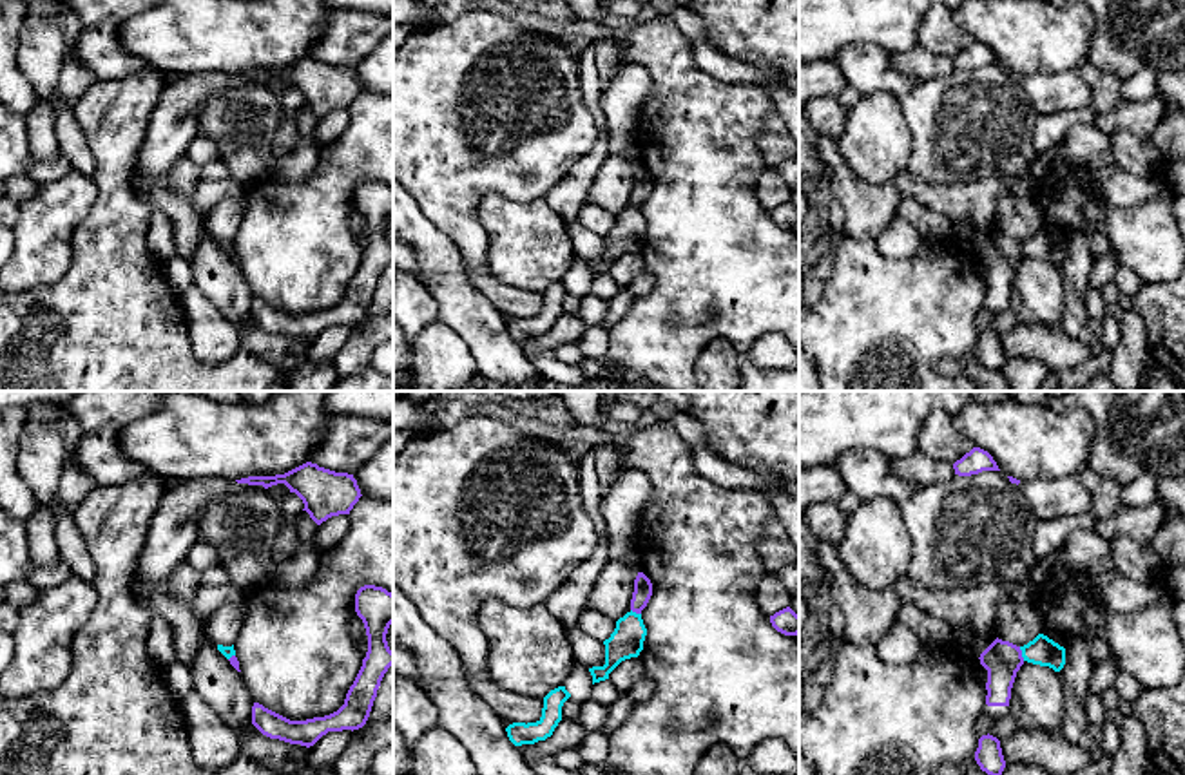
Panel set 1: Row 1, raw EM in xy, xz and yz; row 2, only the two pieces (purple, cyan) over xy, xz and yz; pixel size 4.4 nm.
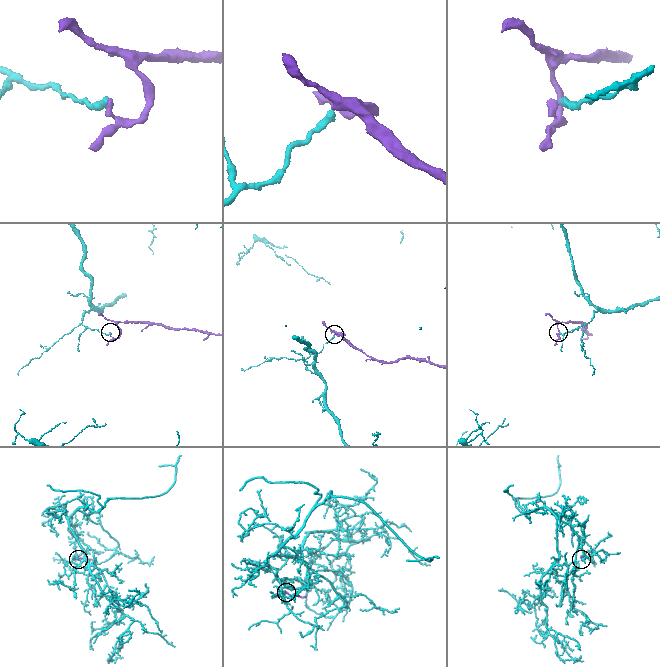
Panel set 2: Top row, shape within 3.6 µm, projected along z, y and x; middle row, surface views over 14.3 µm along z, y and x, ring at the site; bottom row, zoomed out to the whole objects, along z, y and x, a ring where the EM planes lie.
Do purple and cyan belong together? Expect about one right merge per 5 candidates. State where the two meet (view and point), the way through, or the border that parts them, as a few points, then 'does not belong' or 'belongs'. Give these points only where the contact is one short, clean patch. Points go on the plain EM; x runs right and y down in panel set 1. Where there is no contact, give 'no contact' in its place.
contact yz (1021, 248); border yz (1019, 241), (1024, 254); does not belong

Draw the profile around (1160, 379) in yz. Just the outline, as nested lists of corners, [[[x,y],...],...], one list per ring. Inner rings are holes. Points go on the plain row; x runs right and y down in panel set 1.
[[[1154,362],[1149,366],[1149,388],[1152,391],[1185,391],[1185,386],[1171,371]]]

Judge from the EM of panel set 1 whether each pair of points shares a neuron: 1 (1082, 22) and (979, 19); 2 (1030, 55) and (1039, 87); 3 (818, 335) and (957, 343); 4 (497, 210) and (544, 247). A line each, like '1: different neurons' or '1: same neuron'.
1: same neuron
2: different neurons
3: same neuron
4: same neuron

